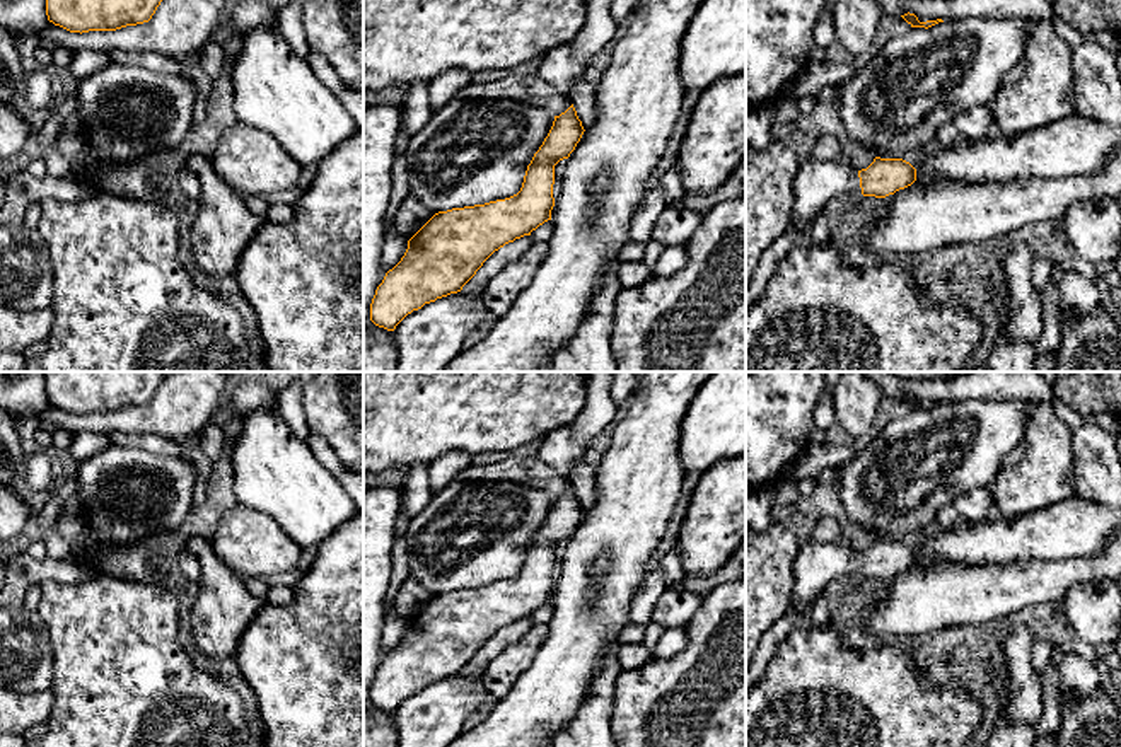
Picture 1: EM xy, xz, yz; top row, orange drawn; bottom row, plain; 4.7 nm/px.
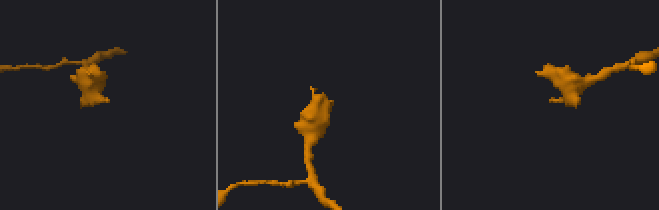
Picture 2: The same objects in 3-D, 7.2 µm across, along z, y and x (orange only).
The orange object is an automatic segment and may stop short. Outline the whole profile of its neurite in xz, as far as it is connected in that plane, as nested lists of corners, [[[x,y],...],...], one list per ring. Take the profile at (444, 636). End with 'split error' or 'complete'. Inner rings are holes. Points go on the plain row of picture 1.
[[[572,486],[555,498],[517,576],[435,595],[377,669],[370,703],[394,713],[413,692],[461,674],[495,633],[551,602],[555,547],[570,539],[584,513]]]; complete

